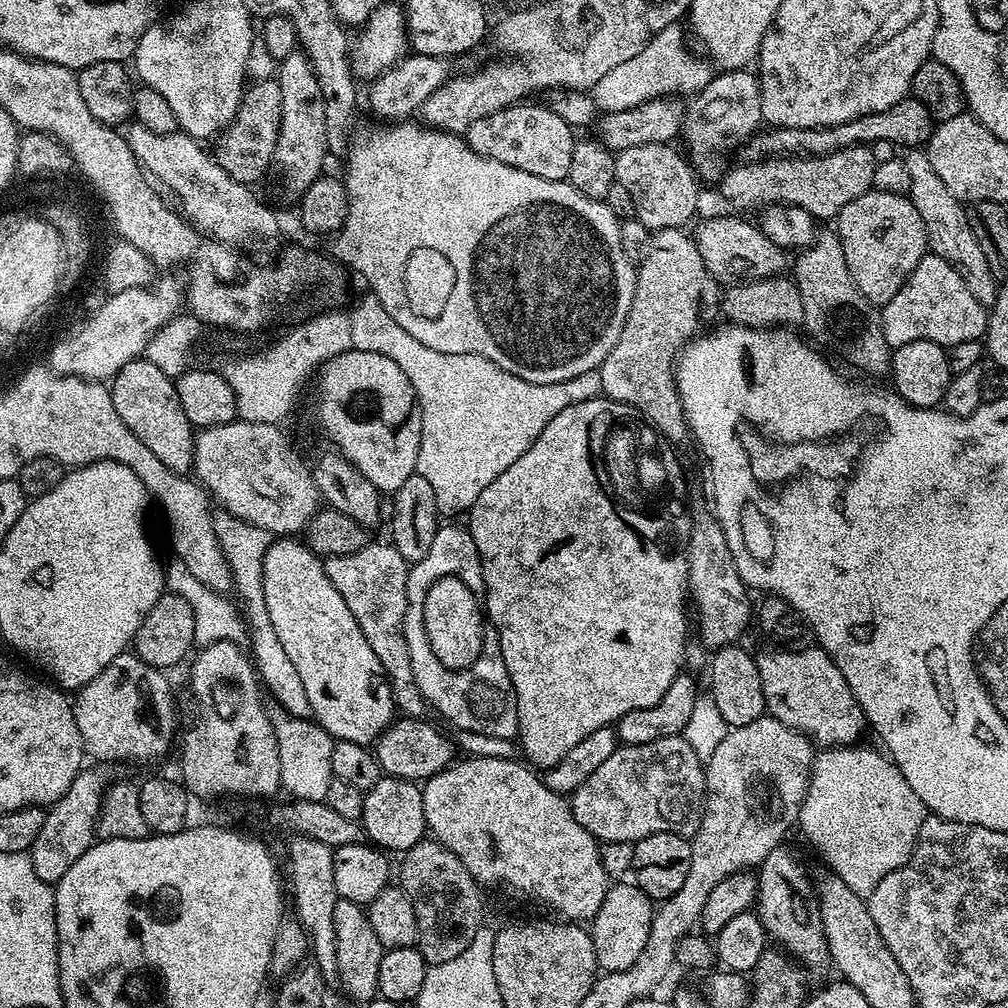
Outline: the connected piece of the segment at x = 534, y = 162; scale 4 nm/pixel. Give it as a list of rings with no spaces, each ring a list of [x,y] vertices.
[[[536,102],[512,104],[494,114],[486,114],[486,118],[478,118],[478,122],[468,127],[468,145],[494,162],[514,166],[514,170],[547,180],[567,180],[570,158],[574,155],[577,142],[574,129],[572,125],[562,122],[562,118],[558,118],[550,106],[544,105],[543,108],[540,104],[532,103]]]

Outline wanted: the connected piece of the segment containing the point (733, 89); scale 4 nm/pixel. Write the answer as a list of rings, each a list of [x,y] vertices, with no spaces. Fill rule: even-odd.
[[[724,70],[687,101],[684,110],[682,141],[688,147],[687,159],[701,181],[723,180],[730,161],[724,155],[731,148],[739,149],[753,139],[756,127],[761,127],[762,94],[757,73],[752,70]]]

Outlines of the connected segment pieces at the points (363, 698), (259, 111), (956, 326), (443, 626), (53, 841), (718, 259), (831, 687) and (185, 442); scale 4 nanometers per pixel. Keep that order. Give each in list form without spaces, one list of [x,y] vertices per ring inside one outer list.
[[[276,538],[265,554],[262,583],[265,586],[266,607],[287,657],[294,662],[298,675],[306,690],[311,719],[332,735],[333,741],[345,740],[369,746],[388,729],[397,715],[396,699],[392,697],[392,687],[388,676],[378,662],[378,654],[370,650],[366,634],[354,622],[350,606],[346,606],[342,594],[334,590],[334,582],[326,578],[324,560],[317,556],[307,543],[300,544],[296,538]]]
[[[279,79],[257,80],[245,91],[240,109],[228,127],[215,141],[214,158],[240,184],[256,186],[256,183],[273,167],[276,159],[276,143],[282,118],[282,90]]]
[[[927,255],[914,266],[910,278],[890,298],[888,304],[883,305],[880,312],[880,325],[884,327],[886,342],[889,349],[906,346],[906,342],[938,342],[951,346],[958,342],[979,340],[988,330],[988,312],[985,305],[970,294],[966,282],[941,256]]]
[[[460,572],[440,574],[428,584],[422,598],[422,626],[432,656],[446,656],[450,654],[450,648],[458,648],[454,650],[454,656],[456,662],[460,662],[464,656],[470,656],[470,652],[464,650],[478,650],[486,634],[486,612],[481,607],[483,599],[484,588],[470,586]]]
[[[92,767],[96,768],[81,768],[68,793],[44,813],[44,825],[38,838],[34,838],[30,853],[34,862],[34,874],[38,874],[42,882],[56,885],[62,874],[66,874],[66,870],[70,870],[70,866],[74,866],[74,862],[78,862],[78,858],[82,858],[82,854],[86,854],[86,850],[97,839],[96,823],[100,817],[104,793],[108,791],[110,777],[100,769],[103,767]]]
[[[728,214],[732,216],[712,216],[709,220],[704,220],[697,226],[694,231],[694,239],[698,246],[698,254],[702,254],[702,262],[706,262],[706,270],[710,270],[710,274],[717,282],[743,282],[745,280],[766,280],[776,278],[781,275],[780,272],[789,267],[790,260],[787,260],[785,249],[774,246],[774,242],[770,242],[770,238],[766,238],[766,234],[762,234],[762,230],[755,223],[752,224],[748,218],[743,218],[738,214]]]
[[[813,646],[801,652],[768,650],[756,656],[762,678],[762,694],[767,715],[773,716],[794,732],[807,736],[821,749],[852,746],[863,732],[866,721],[862,706],[854,698],[842,670],[824,652]]]
[[[137,358],[126,362],[126,366],[122,366],[122,370],[112,377],[110,391],[114,408],[118,410],[122,422],[134,430],[138,442],[152,451],[162,466],[170,466],[170,470],[177,474],[193,471],[196,432],[182,411],[182,402],[178,402],[178,390],[173,377],[163,373],[147,358]]]

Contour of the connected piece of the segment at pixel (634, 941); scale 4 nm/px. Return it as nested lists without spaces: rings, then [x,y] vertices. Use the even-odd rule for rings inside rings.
[[[624,882],[615,883],[609,887],[598,914],[590,922],[596,965],[604,972],[621,972],[629,969],[645,949],[652,925],[653,901],[635,883],[620,883]]]

